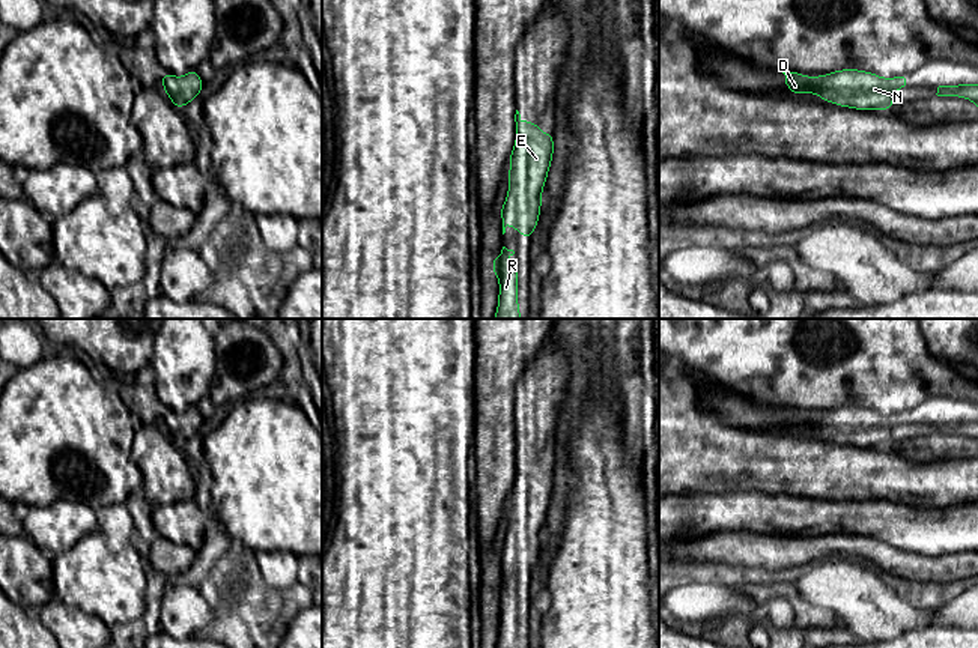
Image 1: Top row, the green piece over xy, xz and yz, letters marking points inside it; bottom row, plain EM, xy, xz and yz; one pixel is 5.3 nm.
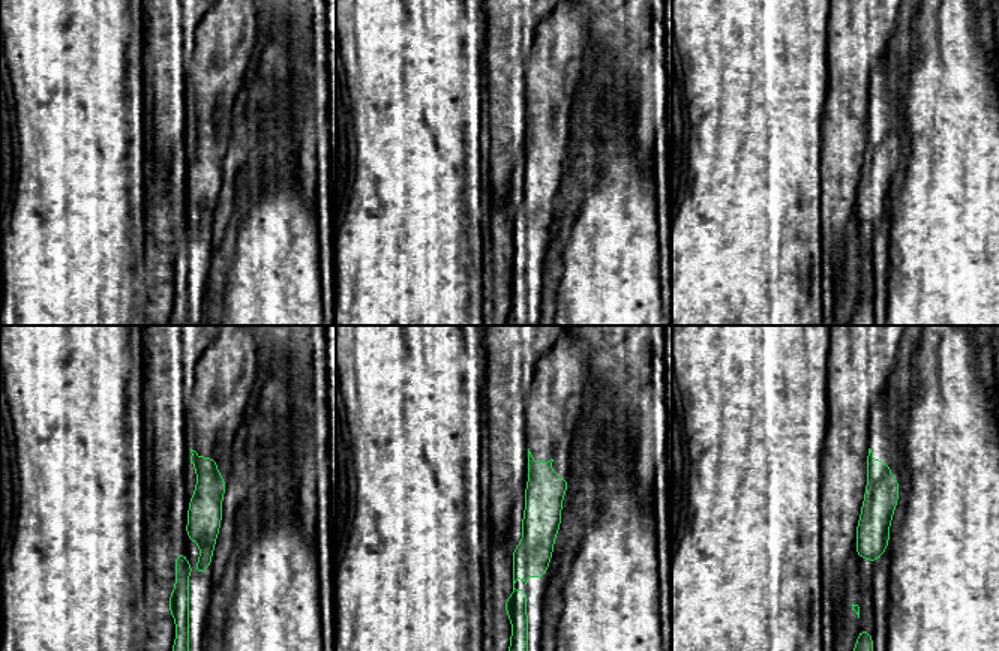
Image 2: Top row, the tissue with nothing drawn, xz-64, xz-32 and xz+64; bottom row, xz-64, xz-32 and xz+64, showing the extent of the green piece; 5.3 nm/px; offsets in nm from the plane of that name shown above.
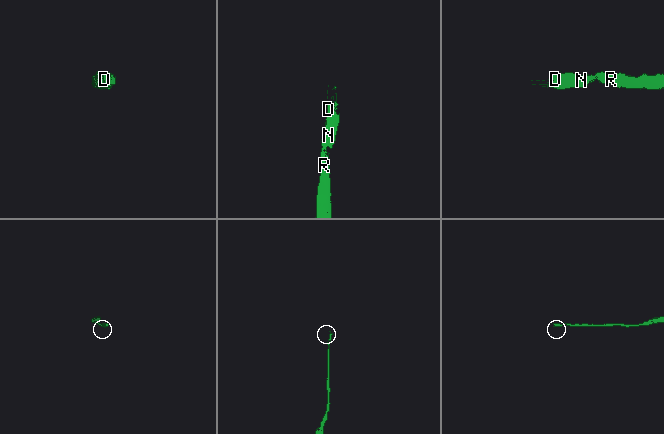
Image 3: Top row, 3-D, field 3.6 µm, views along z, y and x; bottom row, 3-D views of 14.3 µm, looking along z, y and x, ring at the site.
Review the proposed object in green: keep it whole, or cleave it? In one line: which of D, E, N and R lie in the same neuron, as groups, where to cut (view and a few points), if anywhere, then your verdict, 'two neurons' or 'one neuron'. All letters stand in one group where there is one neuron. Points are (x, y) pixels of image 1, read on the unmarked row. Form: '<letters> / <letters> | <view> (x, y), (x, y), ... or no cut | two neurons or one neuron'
D E N R | no cut | one neuron

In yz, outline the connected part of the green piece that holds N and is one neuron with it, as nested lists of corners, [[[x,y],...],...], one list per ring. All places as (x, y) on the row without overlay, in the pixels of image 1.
[[[840,406],[820,413],[806,413],[797,409],[782,410],[788,428],[793,431],[817,430],[825,439],[862,448],[891,447],[894,444],[894,428],[909,424],[906,410],[894,415],[882,415],[859,406]]]

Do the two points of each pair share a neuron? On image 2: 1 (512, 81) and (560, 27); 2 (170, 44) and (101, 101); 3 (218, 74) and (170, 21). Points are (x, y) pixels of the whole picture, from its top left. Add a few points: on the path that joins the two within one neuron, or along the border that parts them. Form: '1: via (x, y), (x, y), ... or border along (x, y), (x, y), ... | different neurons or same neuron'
1: border along (534, 32), (531, 53), (525, 65), (525, 102) | different neurons
2: border along (144, 15), (147, 45) | different neurons
3: border along (206, 15), (195, 32), (188, 83) | different neurons

